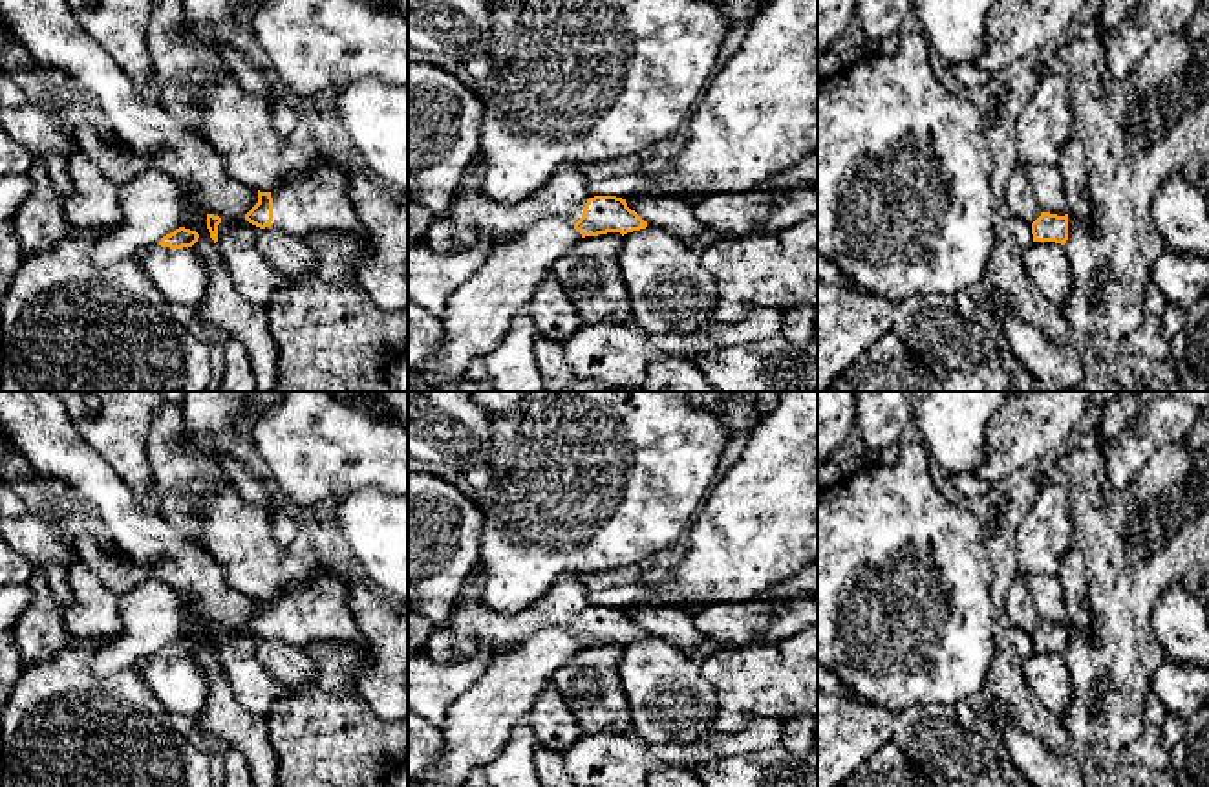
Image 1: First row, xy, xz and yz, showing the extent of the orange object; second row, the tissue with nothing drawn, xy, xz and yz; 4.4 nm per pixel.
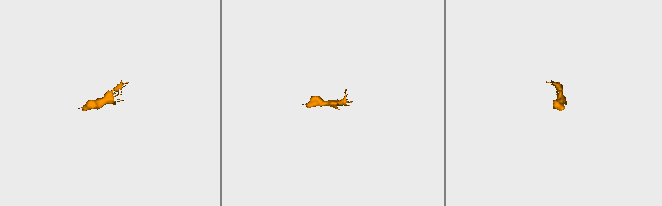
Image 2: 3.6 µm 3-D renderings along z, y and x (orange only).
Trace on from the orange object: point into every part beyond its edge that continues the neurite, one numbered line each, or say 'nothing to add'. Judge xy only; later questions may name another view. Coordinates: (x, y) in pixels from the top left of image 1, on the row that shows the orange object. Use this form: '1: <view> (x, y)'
1: xy (319, 200)

